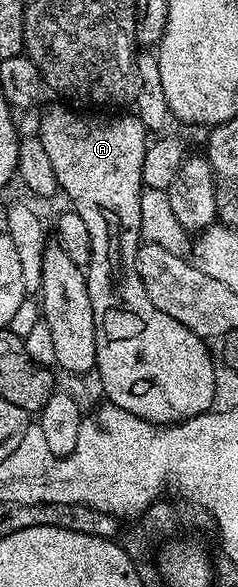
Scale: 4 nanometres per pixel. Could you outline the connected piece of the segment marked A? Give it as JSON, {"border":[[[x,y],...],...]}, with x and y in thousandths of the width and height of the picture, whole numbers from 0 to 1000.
{"border":[[[244,181],[261,182],[181,186],[151,233],[185,247],[202,274],[218,274],[218,295],[235,295],[248,320],[294,337],[290,351],[336,363],[370,387],[370,404],[387,404],[387,438],[353,460],[403,547],[403,641],[429,651],[429,666],[475,692],[538,697],[538,704],[571,704],[571,710],[626,721],[769,721],[777,714],[853,707],[903,692],[899,658],[916,652],[870,579],[639,520],[571,458],[576,426],[550,421],[546,428],[546,387],[588,388],[597,288],[622,249],[613,215],[563,193],[332,193],[290,181]]]}

